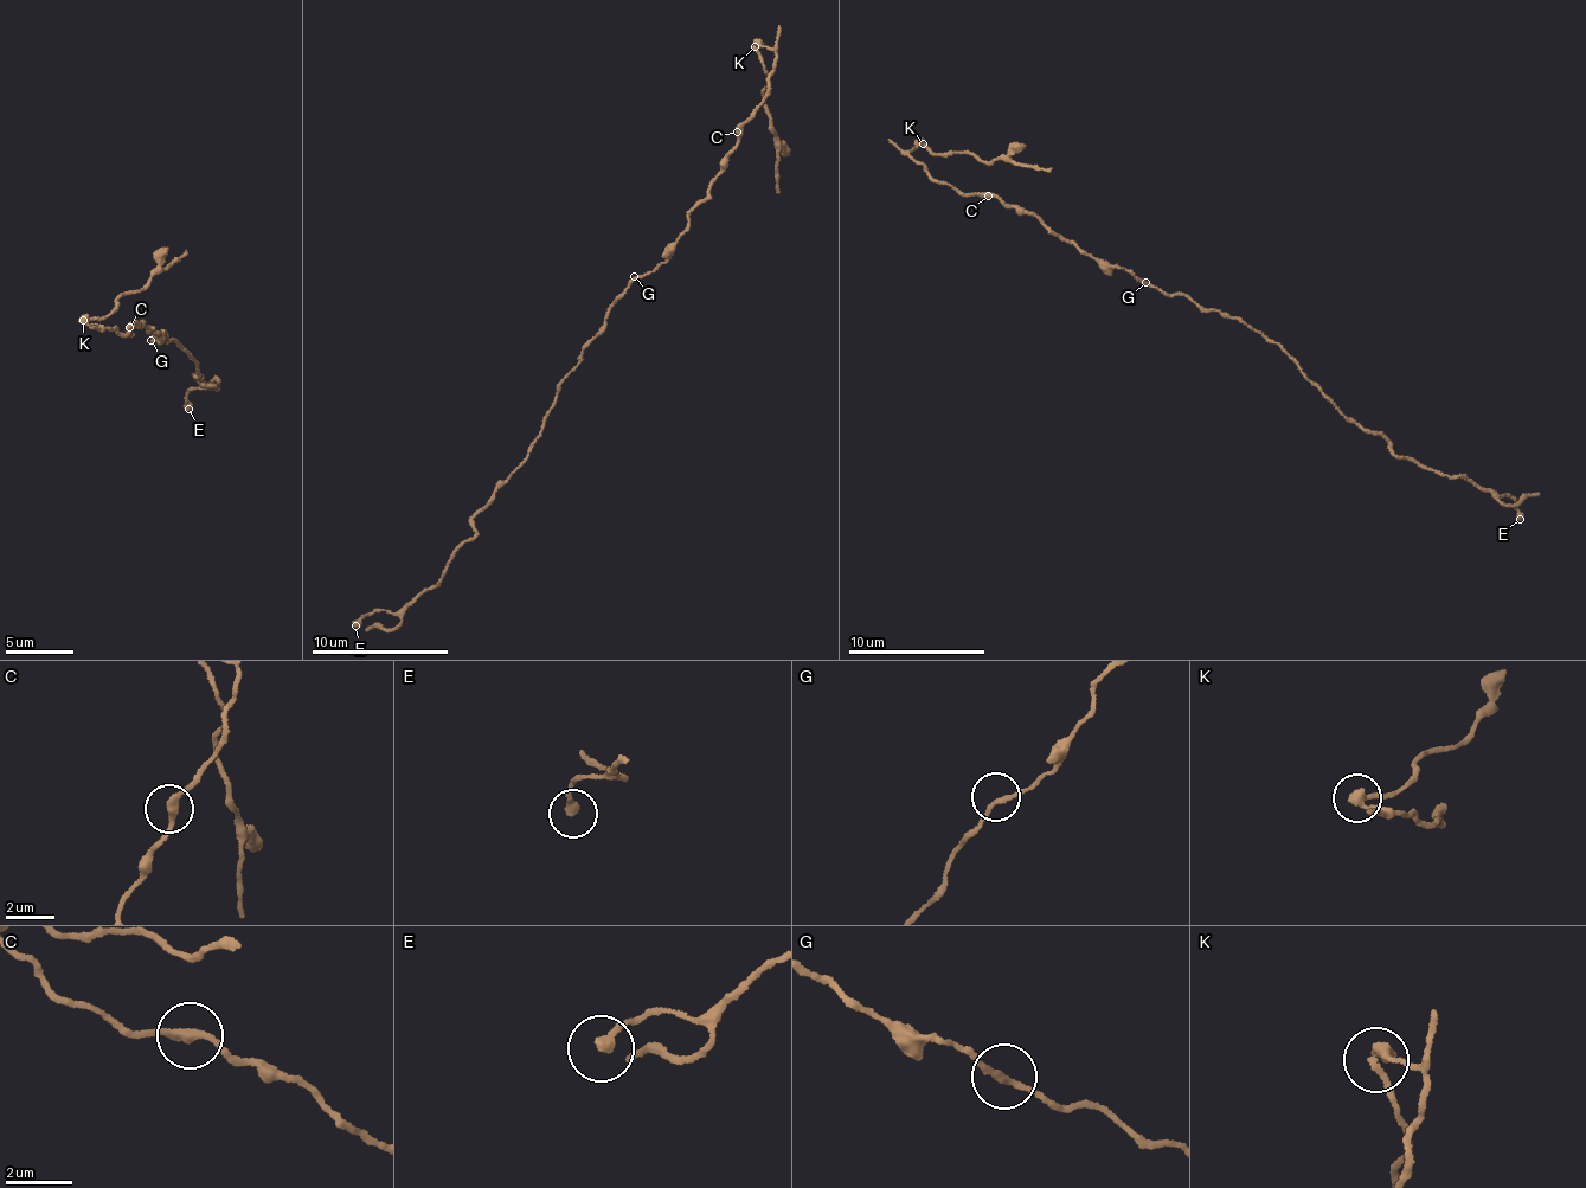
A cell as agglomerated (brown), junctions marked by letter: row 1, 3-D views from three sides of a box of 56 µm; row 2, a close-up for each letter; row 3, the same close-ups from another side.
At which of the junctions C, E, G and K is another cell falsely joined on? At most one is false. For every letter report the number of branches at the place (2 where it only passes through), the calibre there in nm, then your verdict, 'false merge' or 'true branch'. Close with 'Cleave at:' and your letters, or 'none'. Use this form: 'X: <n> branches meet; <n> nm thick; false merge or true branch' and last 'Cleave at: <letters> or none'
C: 2 branches meet; 300 nm thick; true branch
E: 1 branches meet; 320 nm thick; true branch
G: 2 branches meet; 180 nm thick; true branch
K: 2 branches meet; 280 nm thick; false merge
Cleave at: K

